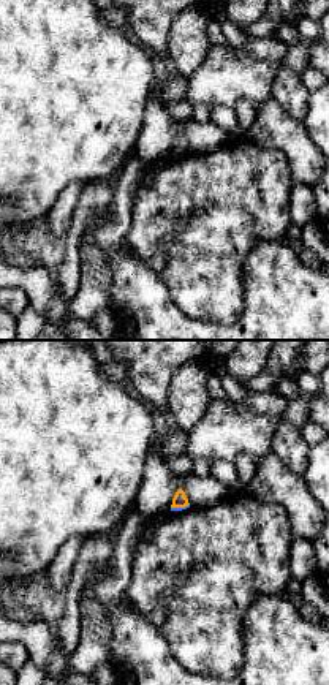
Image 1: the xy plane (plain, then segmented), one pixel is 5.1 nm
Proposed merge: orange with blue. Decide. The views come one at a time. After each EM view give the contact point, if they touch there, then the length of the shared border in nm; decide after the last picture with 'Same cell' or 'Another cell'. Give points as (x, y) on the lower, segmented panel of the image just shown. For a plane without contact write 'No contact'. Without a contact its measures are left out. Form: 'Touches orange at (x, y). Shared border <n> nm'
Touches orange at (179, 507). Shared border 100 nm

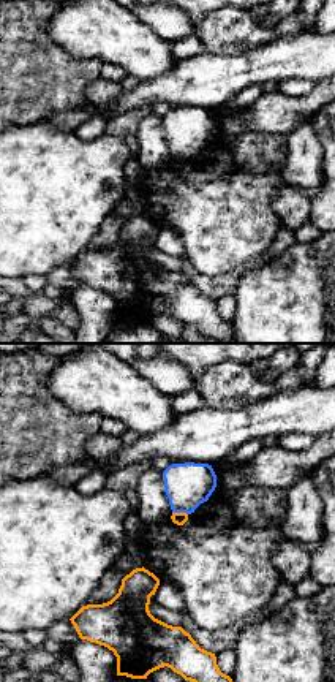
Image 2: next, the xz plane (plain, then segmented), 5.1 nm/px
Touches orange at (180, 513). Shared border 80 nm

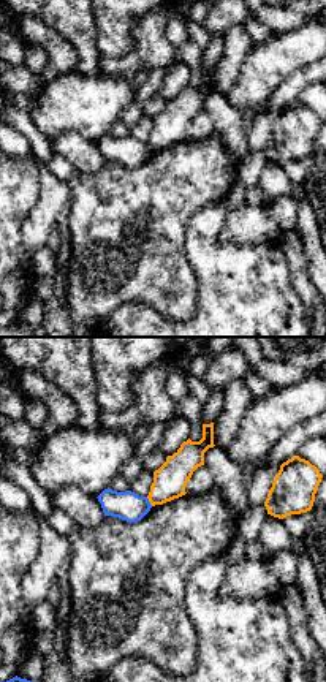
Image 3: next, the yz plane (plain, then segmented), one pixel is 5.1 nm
Touches orange at (149, 500). Shared border 60 nm

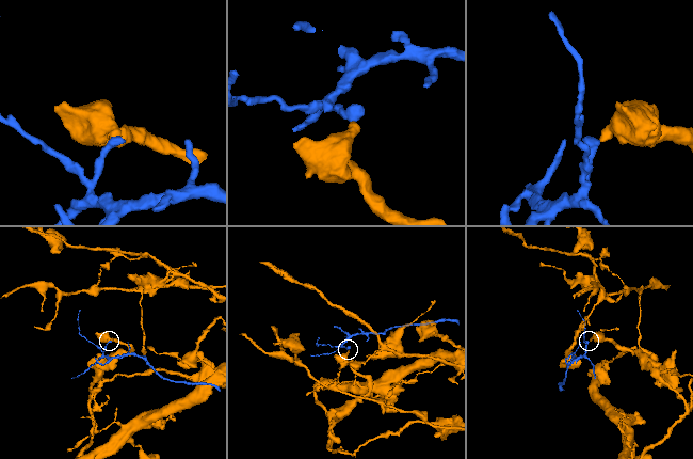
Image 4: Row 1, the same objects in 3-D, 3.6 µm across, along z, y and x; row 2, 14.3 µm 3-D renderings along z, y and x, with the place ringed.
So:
Another cell

